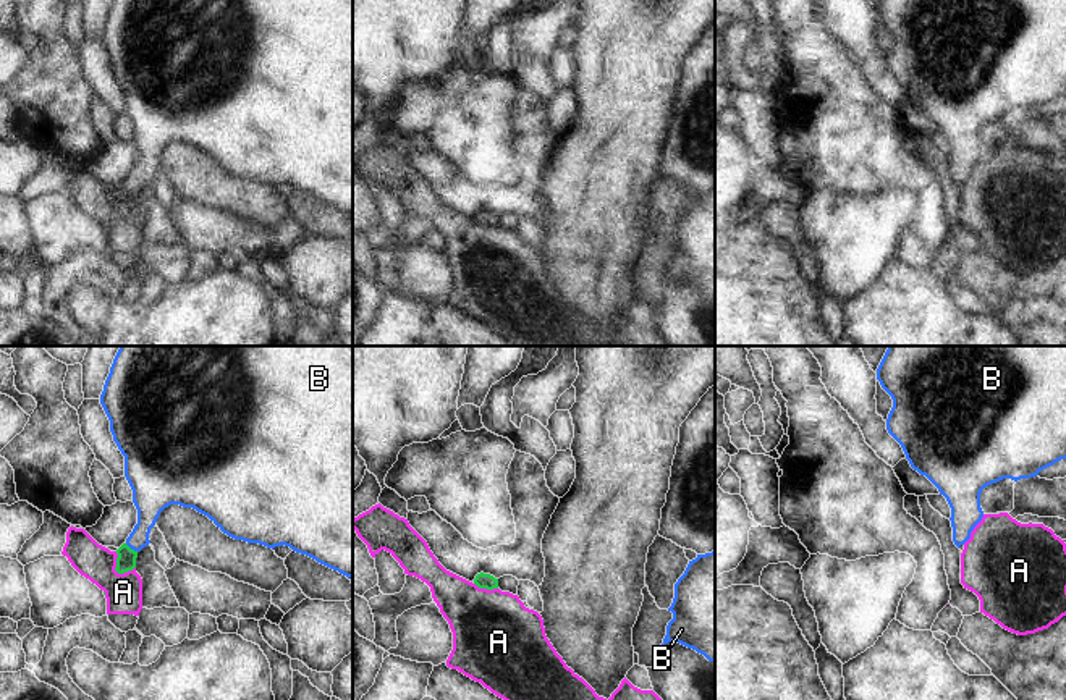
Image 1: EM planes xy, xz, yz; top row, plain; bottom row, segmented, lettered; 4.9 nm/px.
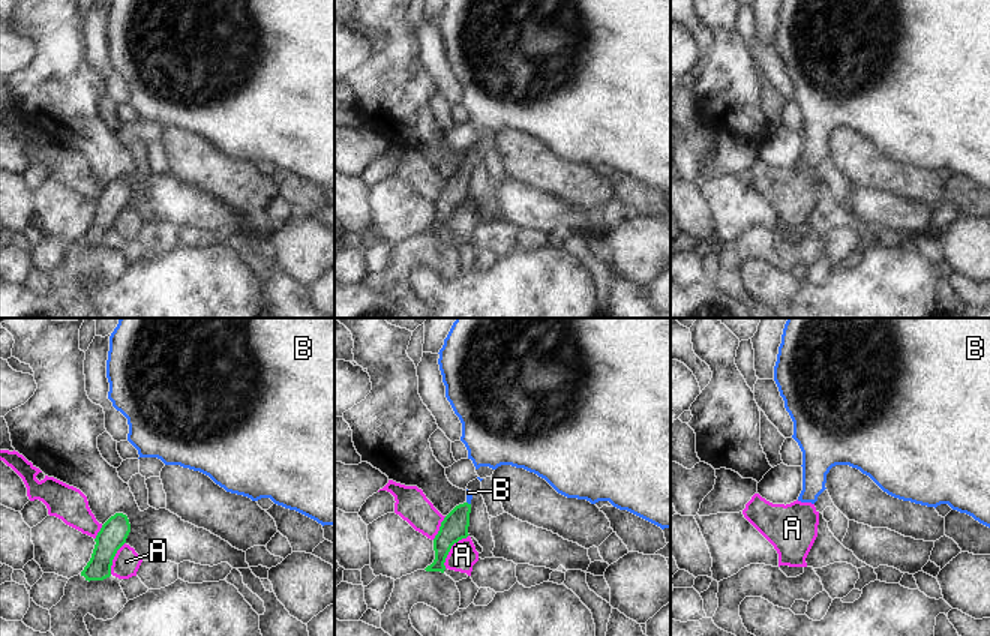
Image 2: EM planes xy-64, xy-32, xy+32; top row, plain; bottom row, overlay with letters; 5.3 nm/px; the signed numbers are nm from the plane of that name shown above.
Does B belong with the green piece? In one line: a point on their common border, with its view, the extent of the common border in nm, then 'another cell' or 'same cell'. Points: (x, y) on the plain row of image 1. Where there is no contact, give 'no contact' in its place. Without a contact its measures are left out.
contact xy (130, 186); length 80 nm; same cell

